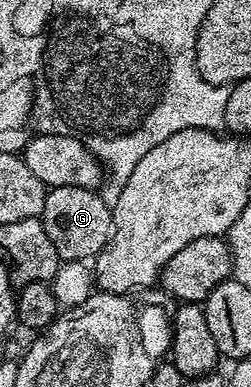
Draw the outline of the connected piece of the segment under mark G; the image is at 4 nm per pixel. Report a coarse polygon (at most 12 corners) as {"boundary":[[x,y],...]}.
{"boundary":[[92,188],[46,193],[41,222],[62,262],[110,242],[111,205]]}

